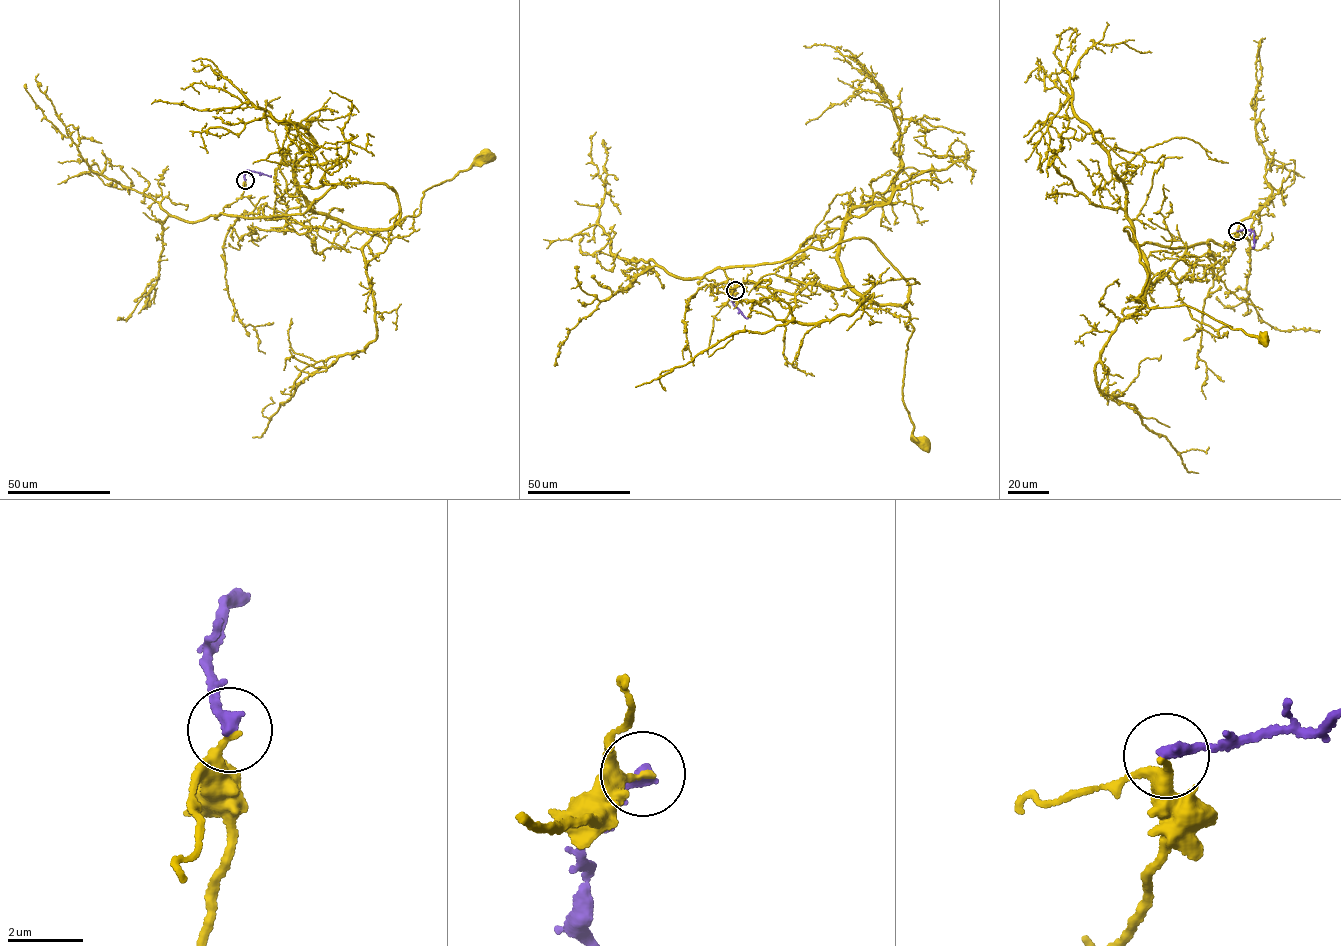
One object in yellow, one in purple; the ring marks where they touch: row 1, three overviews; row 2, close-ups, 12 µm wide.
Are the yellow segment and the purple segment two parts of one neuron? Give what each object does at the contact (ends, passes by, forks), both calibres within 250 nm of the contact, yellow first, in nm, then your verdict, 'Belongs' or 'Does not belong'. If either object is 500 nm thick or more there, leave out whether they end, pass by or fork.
At the ring yellow ends. At the ring purple ends. Thickness 240 nm (yellow) against 360 nm. Does not belong

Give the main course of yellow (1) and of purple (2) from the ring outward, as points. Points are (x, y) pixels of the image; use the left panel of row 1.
1: (245, 180), (216, 216), (301, 215), (337, 184), (368, 182), (396, 192), (399, 221), (488, 156)
2: (245, 180), (244, 173), (249, 170), (271, 175)

